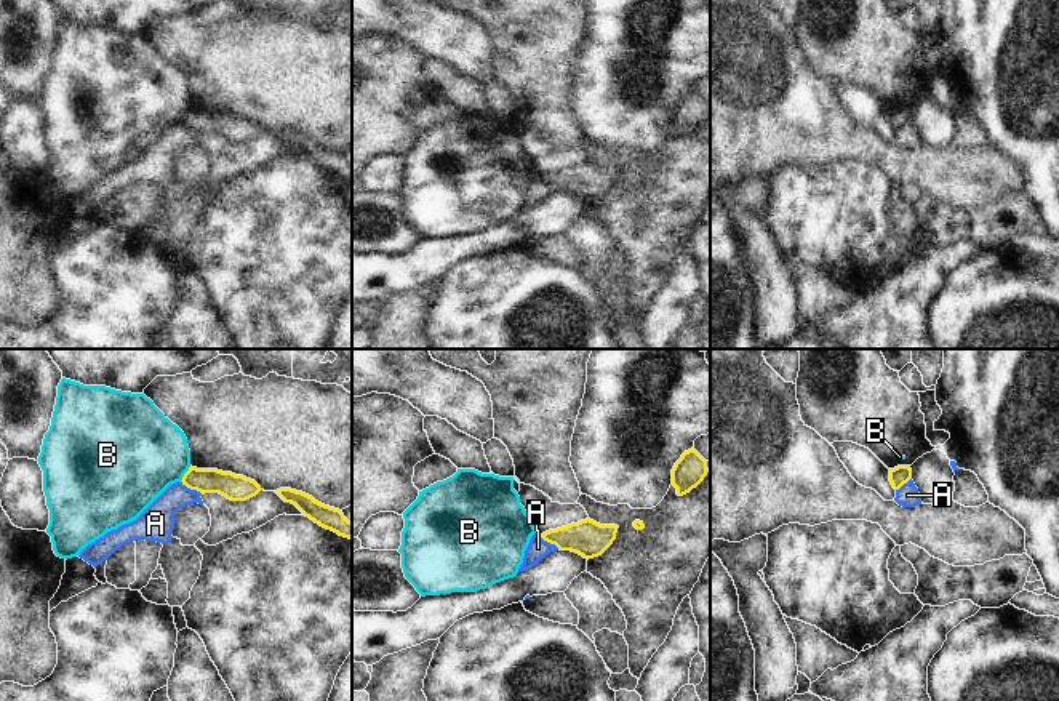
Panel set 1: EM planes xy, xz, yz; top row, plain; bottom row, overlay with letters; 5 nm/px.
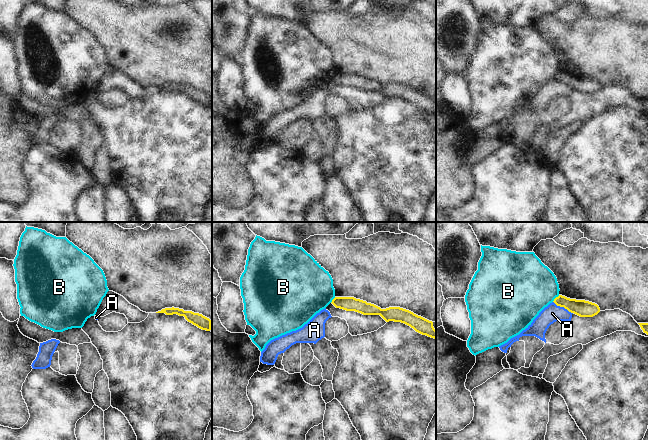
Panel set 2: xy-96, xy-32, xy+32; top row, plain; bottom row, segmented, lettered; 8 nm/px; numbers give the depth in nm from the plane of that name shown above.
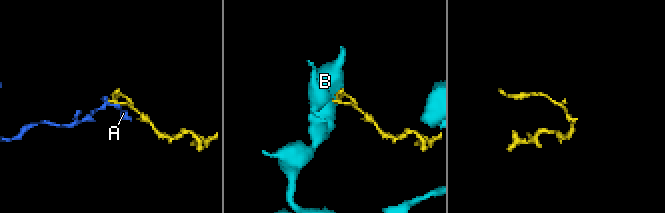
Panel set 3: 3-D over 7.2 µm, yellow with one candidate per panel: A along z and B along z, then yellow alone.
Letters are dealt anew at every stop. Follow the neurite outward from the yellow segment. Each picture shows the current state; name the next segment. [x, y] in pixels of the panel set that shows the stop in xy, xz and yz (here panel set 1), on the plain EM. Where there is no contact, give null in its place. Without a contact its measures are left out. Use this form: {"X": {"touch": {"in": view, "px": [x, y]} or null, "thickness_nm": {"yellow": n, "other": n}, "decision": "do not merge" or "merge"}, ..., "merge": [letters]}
{"A": {"touch": {"in": "xy", "px": [192, 130]}, "thickness_nm": {"yellow": 130, "other": 170}, "decision": "do not merge"}, "B": {"touch": {"in": "xy", "px": [184, 116]}, "thickness_nm": {"yellow": 130, "other": 440}, "decision": "do not merge"}, "merge": []}

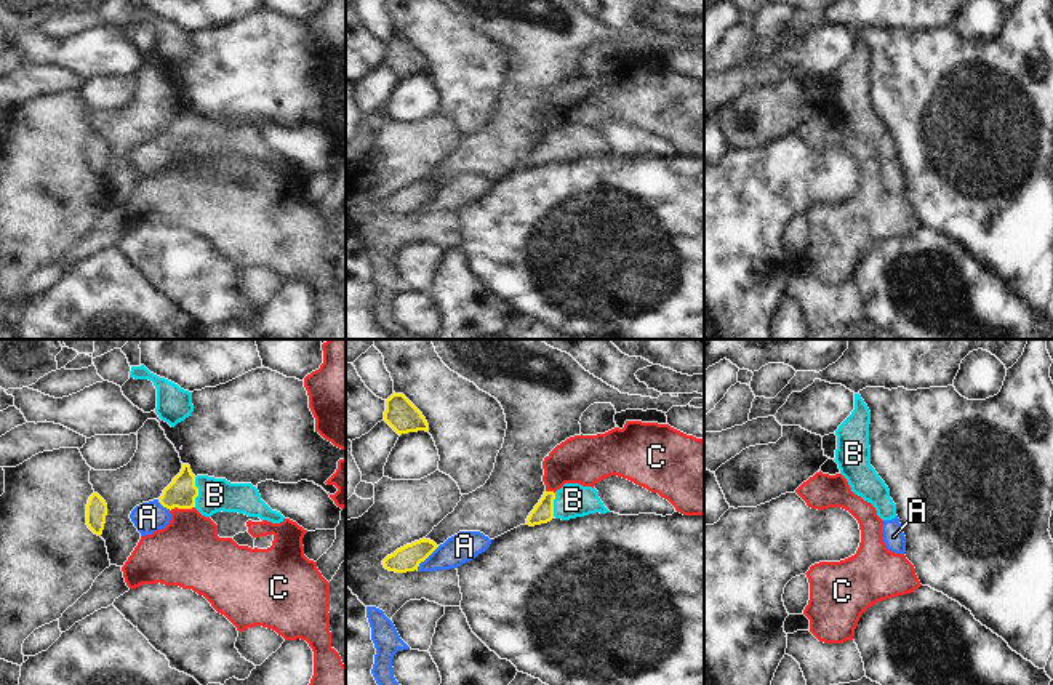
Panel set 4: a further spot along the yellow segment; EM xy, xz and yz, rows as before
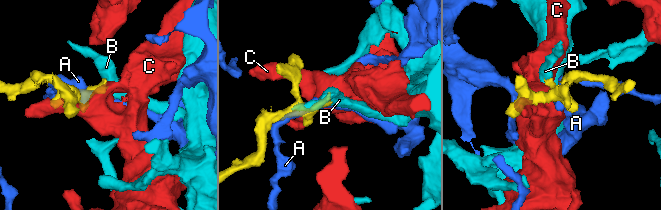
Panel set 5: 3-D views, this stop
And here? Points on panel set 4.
{"A": {"touch": {"in": "xz", "px": [426, 199]}, "thickness_nm": {"yellow": 130, "other": 150}, "decision": "do not merge"}, "B": {"touch": {"in": "xy", "px": [197, 133]}, "thickness_nm": {"yellow": 150, "other": 170}, "decision": "merge"}, "C": {"touch": {"in": "xy", "px": [181, 149]}, "thickness_nm": {"yellow": 150, "other": 340}, "decision": "do not merge"}, "merge": ["B"]}

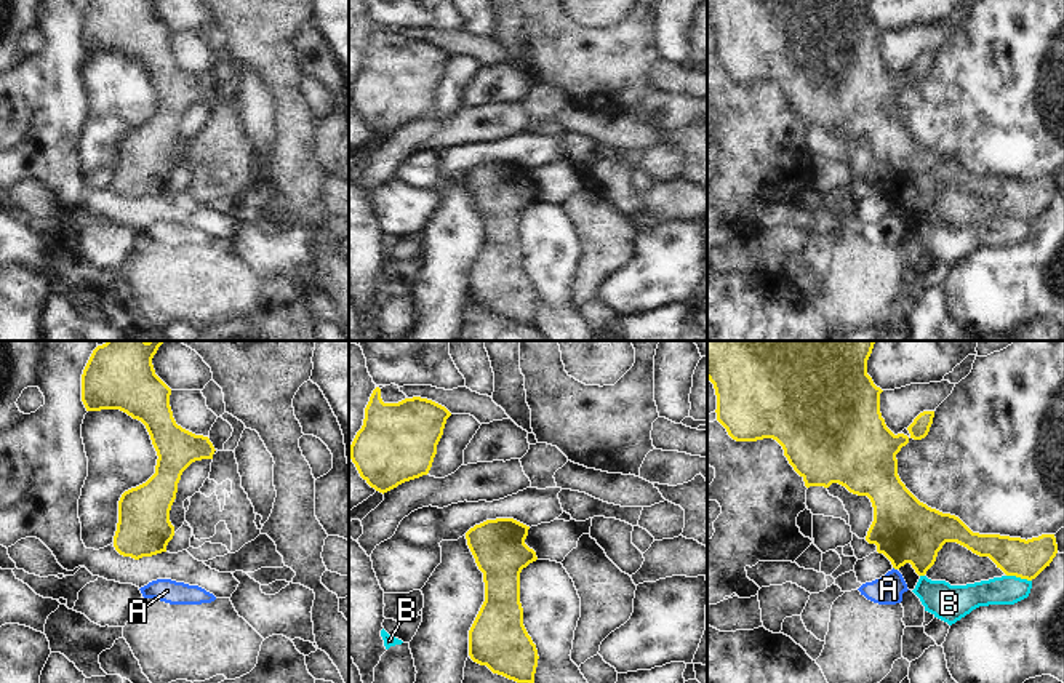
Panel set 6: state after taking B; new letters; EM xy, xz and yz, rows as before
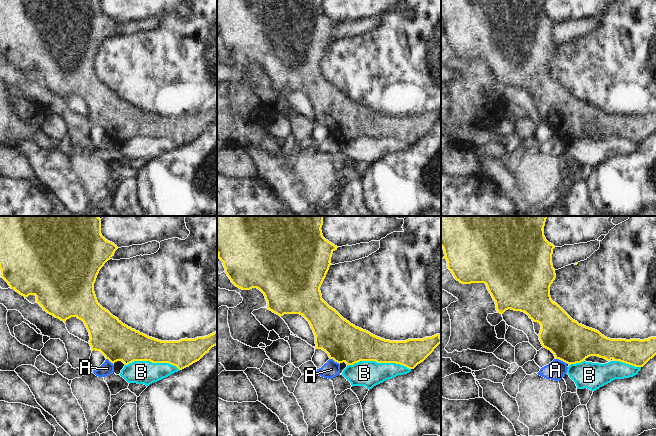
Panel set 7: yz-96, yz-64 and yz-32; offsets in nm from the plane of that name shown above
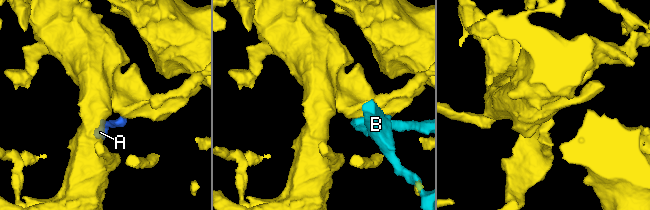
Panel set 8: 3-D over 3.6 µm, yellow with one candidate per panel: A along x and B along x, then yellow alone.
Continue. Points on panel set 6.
{"A": {"touch": {"in": "yz", "px": [895, 210]}, "thickness_nm": {"yellow": 320, "other": 150}, "decision": "do not merge"}, "B": {"touch": {"in": "yz", "px": [1020, 218]}, "thickness_nm": {"yellow": 190, "other": 140}, "decision": "do not merge"}, "merge": []}

